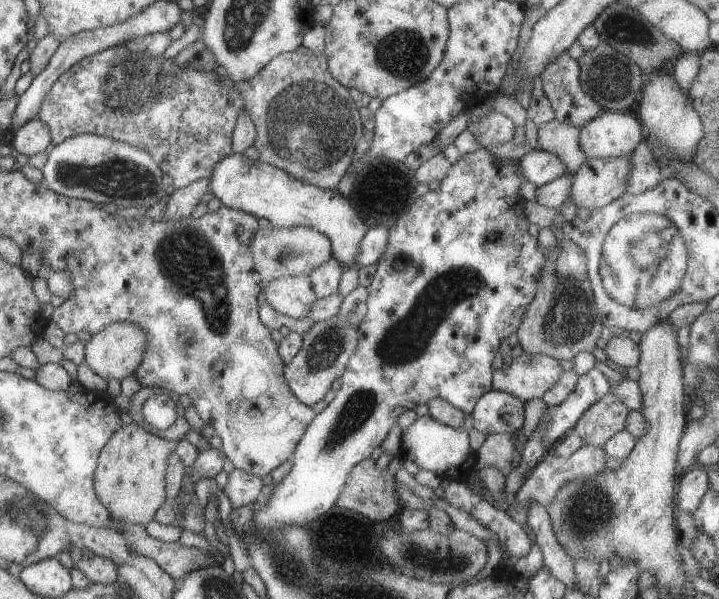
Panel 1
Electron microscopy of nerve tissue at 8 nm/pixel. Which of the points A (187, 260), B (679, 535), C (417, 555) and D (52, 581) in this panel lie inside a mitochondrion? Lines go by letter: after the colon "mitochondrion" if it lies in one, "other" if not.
A: mitochondrion
B: other
C: mitochondrion
D: other

